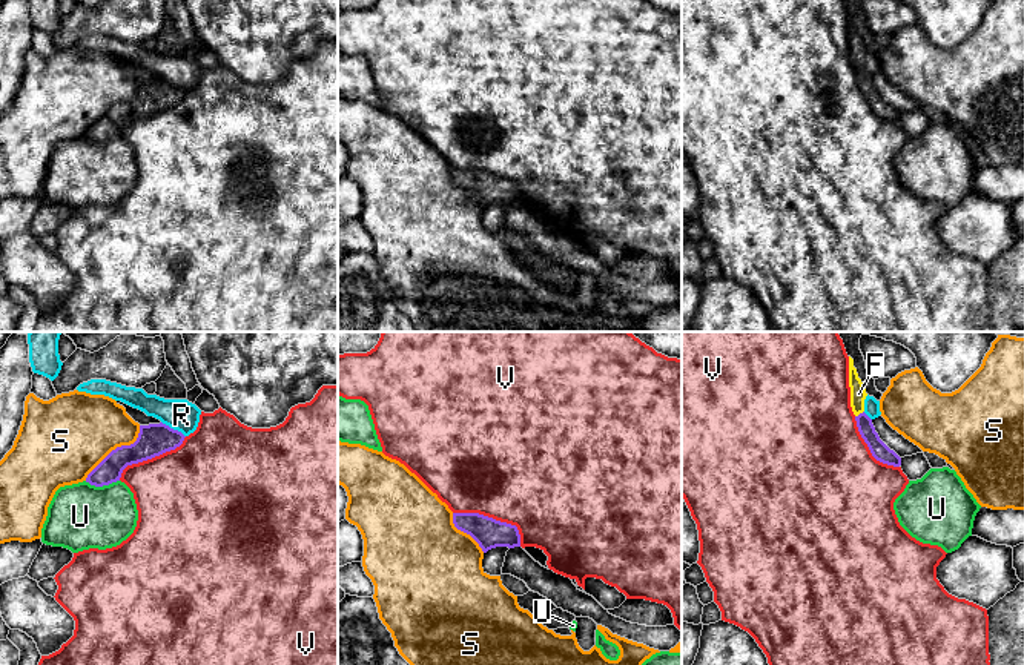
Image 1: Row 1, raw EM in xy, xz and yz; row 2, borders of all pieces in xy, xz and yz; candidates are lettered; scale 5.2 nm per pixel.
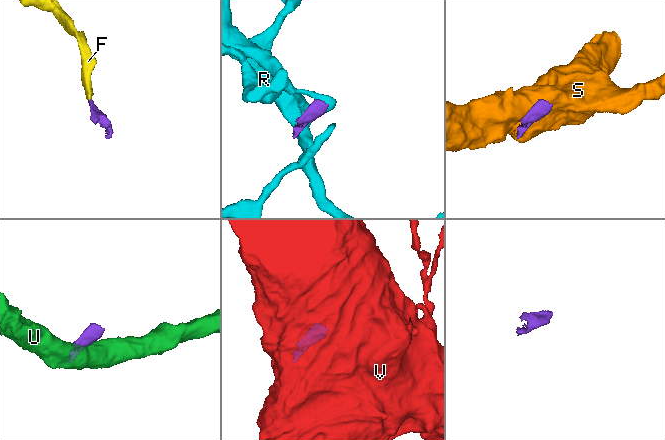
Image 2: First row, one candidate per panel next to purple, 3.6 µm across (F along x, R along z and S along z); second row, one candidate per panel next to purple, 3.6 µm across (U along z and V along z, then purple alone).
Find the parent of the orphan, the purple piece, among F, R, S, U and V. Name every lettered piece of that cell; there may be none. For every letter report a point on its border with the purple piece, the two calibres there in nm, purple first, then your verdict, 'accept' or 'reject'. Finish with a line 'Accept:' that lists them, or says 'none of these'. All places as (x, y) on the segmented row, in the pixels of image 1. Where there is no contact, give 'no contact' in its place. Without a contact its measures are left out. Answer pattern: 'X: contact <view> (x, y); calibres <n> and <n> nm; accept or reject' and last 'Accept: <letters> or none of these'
F: contact yz (860, 413); calibres 90 and 80 nm; accept
R: contact xy (172, 429); calibres 170 and 160 nm; reject
S: contact xy (117, 447); calibres 170 and 420 nm; reject
U: contact xy (102, 486); calibres 130 and 340 nm; reject
V: contact xz (495, 519); calibres 160 and 500 nm; reject
Accept: F

